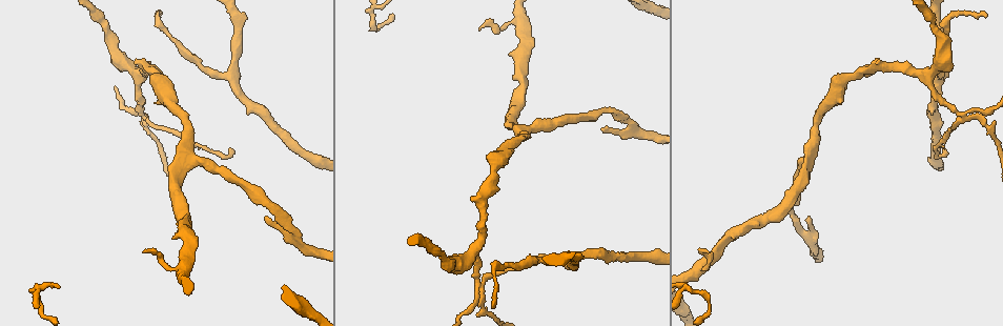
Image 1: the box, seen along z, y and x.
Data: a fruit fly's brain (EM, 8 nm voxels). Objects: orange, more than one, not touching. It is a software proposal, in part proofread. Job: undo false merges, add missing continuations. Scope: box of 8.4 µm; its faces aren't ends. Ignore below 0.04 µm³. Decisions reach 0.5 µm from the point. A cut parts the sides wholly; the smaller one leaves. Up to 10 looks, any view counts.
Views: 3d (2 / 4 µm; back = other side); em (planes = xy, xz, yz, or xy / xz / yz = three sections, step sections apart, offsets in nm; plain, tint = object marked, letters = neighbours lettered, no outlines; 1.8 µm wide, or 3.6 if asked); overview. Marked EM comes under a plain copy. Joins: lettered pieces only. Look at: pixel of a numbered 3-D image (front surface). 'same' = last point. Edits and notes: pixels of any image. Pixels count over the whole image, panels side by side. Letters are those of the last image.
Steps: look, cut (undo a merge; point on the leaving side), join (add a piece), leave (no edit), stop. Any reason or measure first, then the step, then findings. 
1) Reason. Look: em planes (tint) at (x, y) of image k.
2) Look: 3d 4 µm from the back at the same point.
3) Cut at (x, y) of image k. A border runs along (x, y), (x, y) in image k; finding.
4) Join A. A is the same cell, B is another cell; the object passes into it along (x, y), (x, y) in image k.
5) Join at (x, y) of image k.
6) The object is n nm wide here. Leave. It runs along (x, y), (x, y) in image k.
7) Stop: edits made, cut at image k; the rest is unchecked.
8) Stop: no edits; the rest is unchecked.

Two arms in line, one across. Look: 3d 2 µm at (939, 77) of image 1.

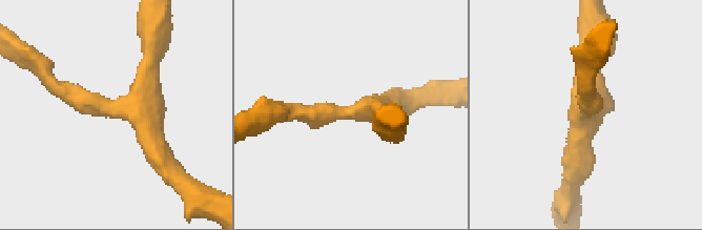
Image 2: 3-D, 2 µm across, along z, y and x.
3 arms meet here; now the EM. Look: em planes (tint) at (580, 115) of image 2.

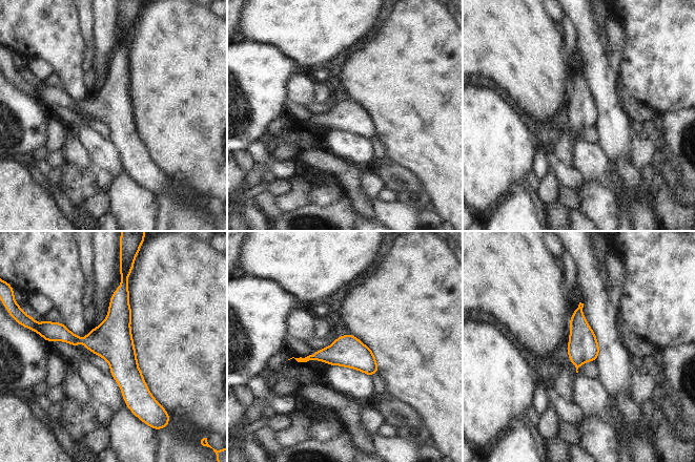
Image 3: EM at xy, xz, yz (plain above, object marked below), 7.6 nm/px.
See the neighbours. Look: em planes (letters) at the same point.

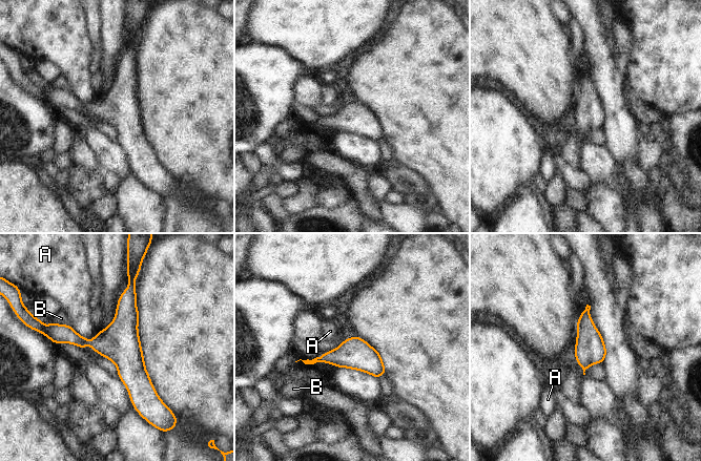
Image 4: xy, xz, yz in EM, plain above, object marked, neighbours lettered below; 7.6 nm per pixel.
Leave. A and B are other cells; one cell here.

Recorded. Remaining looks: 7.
Look: em planes (tint) at (186, 152) of image 1.

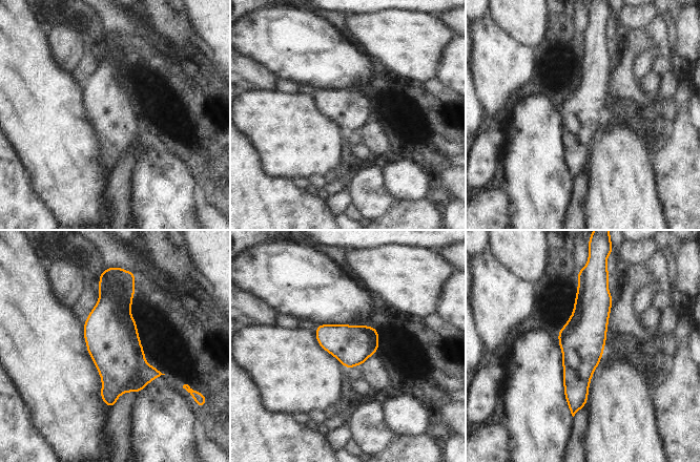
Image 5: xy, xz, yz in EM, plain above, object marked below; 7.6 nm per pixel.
Look: em planes (letters) at the same point.

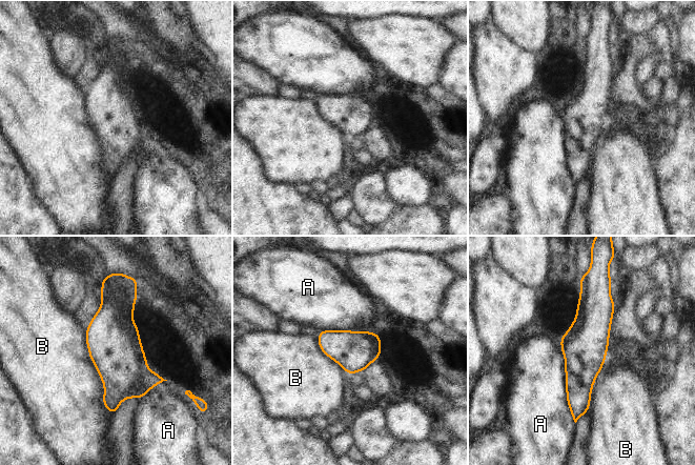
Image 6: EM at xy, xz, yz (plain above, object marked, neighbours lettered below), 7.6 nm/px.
Leave. A and B are other cells; a border runs along (85, 329), (103, 404), (113, 413) in image 6; continuous, no second cell.

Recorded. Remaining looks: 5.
An open end. Look: 3d 2 µm at (604, 132) of image 1.

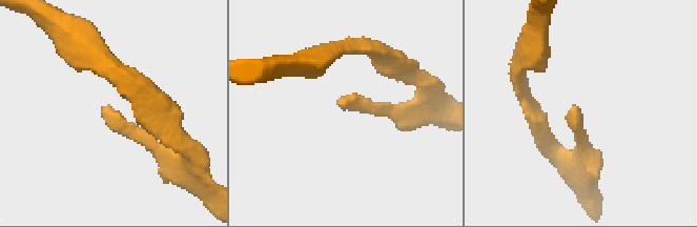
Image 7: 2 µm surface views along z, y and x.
Now the EM. Look: em planes (letters) at (104, 116) of image 7.

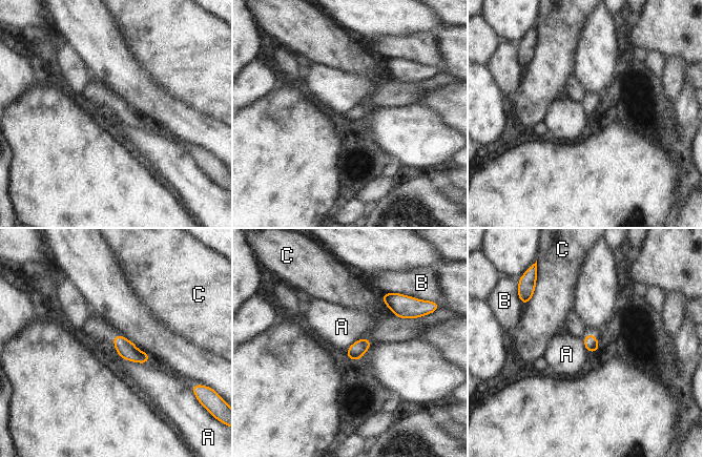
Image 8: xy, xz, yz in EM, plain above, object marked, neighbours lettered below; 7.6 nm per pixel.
The longest contact is with A, 340 nm. Leave. A, B and C are other cells; a border runs along (111, 338), (122, 357), (146, 364) in image 8; no lettered piece goes on from it.

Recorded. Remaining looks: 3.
Tapers out. Look: em xy step 16 (tint) at (566, 265) of image 1.

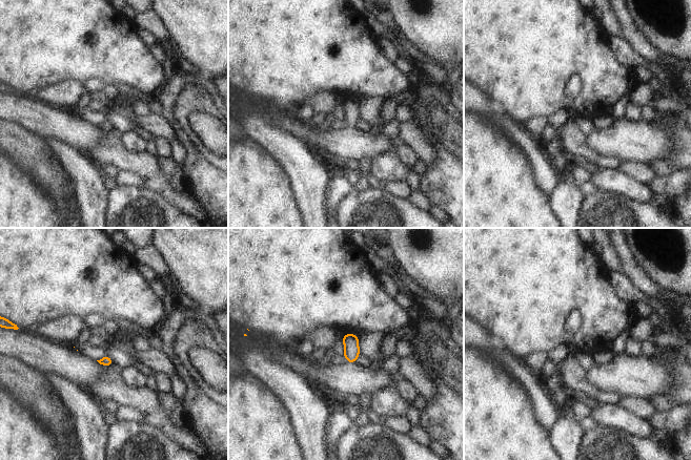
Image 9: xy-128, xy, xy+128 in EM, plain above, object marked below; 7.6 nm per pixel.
Look: em planes (letters) at the same point.

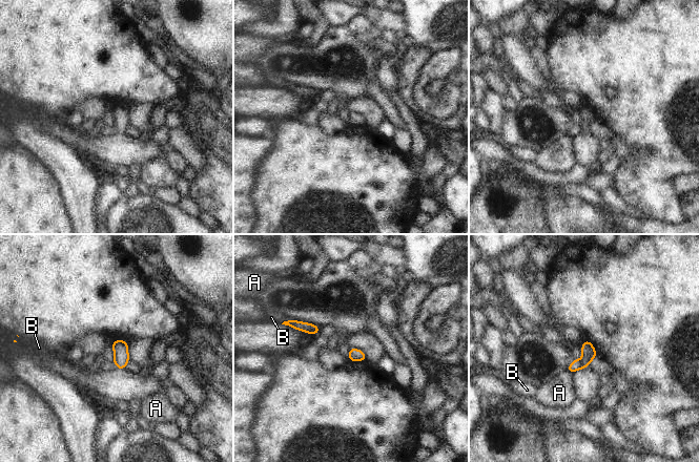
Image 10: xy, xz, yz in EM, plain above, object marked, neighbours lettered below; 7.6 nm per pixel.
The object is 100 nm wide here. Leave. A and B are other cells; no lettered piece goes on from it.

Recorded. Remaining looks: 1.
Stop: no edits; the rest is unchecked.

